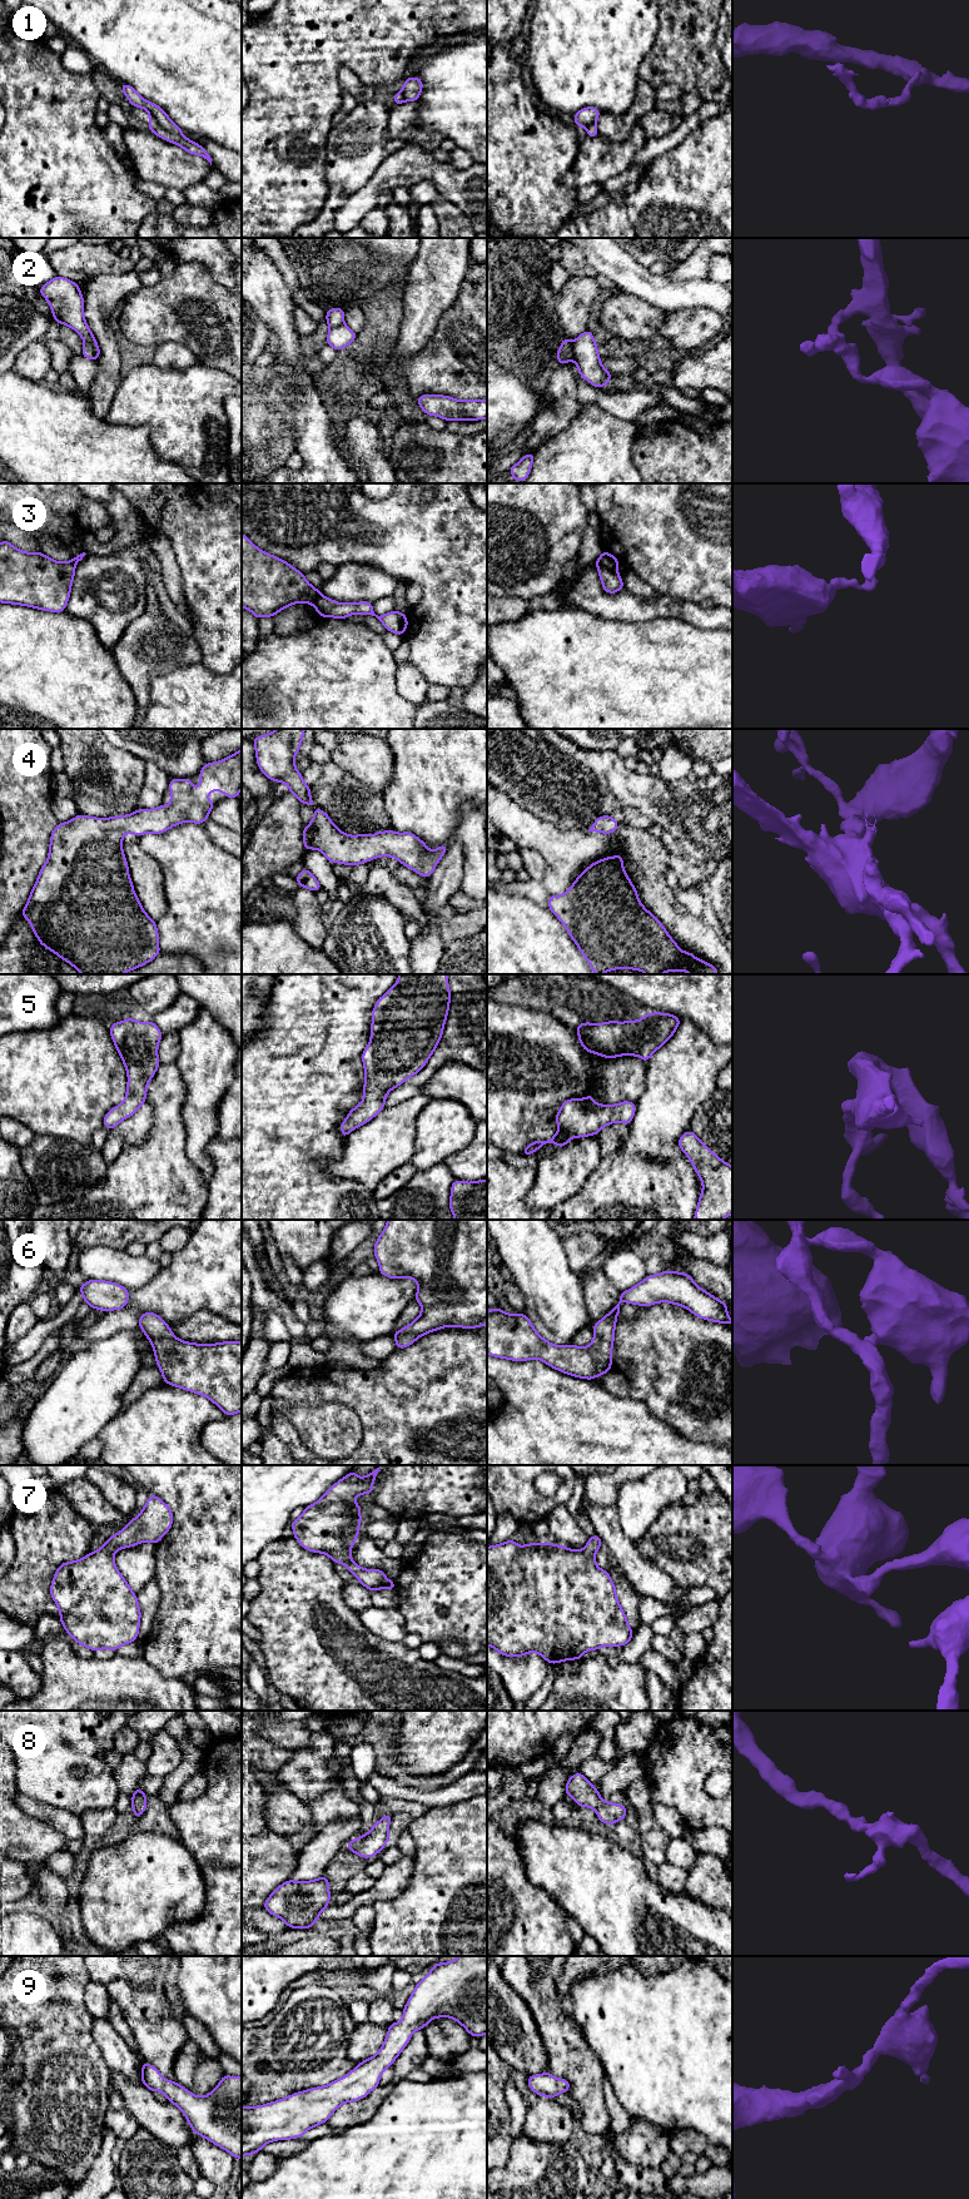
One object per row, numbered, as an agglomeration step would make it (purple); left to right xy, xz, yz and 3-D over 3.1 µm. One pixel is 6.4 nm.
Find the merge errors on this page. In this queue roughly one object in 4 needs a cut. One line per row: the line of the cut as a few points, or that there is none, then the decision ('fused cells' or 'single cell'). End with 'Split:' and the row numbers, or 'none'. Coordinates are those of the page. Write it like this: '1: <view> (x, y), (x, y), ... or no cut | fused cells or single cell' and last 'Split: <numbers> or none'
1: xy (149, 113), (163, 128), (180, 134) | fused cells
2: yz (572, 343), (575, 358) | fused cells
3: yz (596, 561), (616, 572) | fused cells
4: no cut | single cell
5: no cut | single cell
6: no cut | single cell
7: no cut | single cell
8: no cut | single cell
9: no cut | single cell
Split: 1, 2, 3

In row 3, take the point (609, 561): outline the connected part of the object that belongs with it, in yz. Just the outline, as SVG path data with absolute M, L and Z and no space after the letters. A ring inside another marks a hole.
M603 551L597 559L597 562L603 567L608 569L610 571L613 571L613 572L618 571L620 561L610 552Z

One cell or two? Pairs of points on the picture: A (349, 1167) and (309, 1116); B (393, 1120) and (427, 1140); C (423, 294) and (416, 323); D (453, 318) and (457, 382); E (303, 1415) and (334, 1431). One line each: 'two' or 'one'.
A: two
B: two
C: one
D: one
E: one

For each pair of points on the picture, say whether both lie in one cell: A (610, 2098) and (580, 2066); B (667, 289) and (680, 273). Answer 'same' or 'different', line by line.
A: different
B: different

